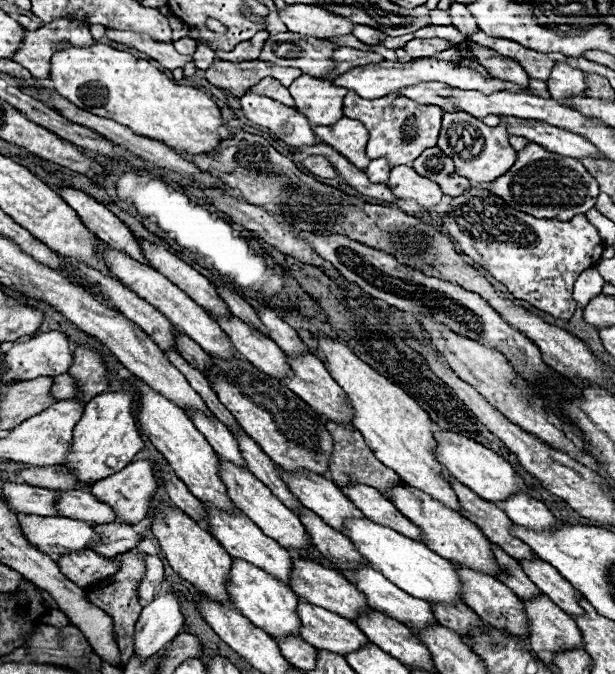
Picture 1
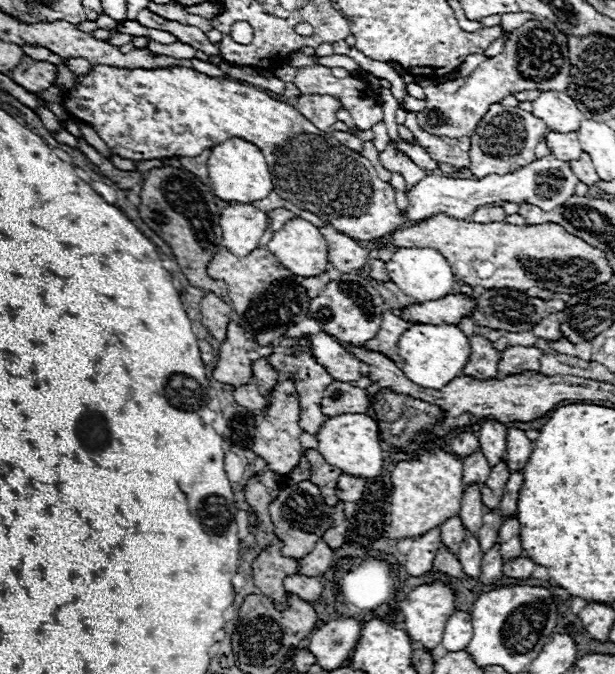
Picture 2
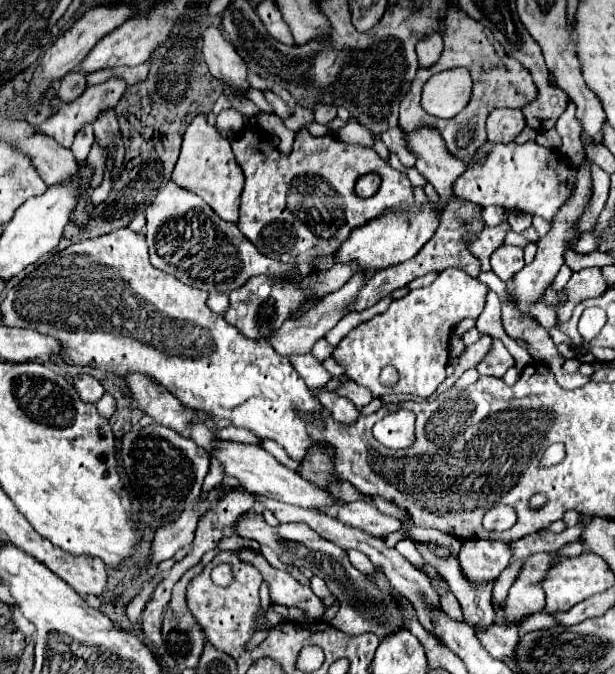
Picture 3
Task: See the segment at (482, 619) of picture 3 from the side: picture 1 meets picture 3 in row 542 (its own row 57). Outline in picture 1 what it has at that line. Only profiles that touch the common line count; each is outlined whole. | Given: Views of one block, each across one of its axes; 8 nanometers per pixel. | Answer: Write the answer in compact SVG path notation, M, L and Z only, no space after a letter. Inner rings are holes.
M412 40L406 44L406 52L412 56L412 58L430 58L442 50L448 50L452 48L454 44L448 42L448 40Z

